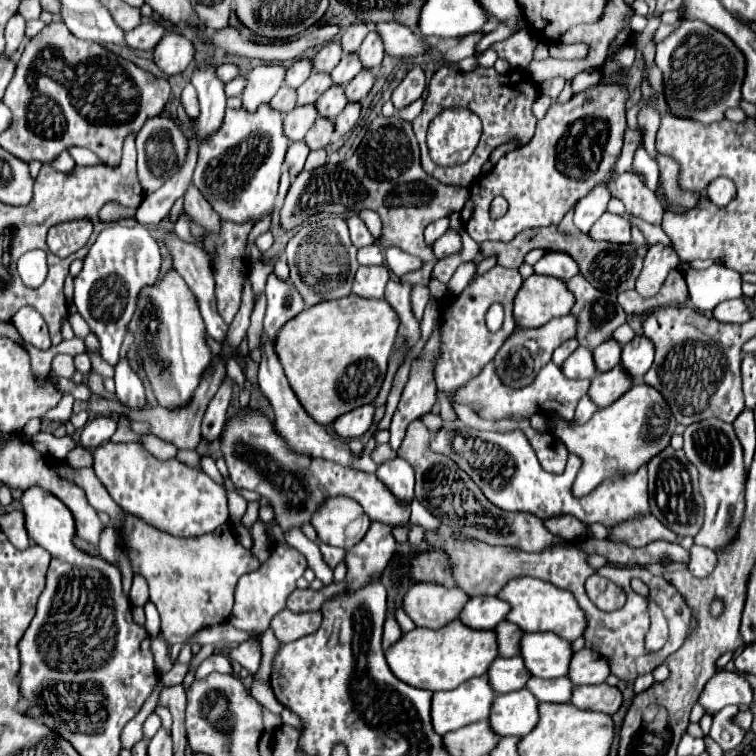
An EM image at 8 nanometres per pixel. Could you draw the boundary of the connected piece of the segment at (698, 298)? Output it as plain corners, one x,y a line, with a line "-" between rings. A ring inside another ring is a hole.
712,265
704,271
690,269
686,273
686,283
692,305
706,313
710,313
722,301
742,297
740,273
728,267

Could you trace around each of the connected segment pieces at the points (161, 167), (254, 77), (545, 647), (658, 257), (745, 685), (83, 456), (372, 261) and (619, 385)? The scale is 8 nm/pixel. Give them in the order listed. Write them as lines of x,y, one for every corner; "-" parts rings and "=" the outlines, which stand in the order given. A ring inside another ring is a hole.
154,117
144,123
144,127
136,133
136,149
138,149
138,179
144,193
154,193
160,185
164,185
186,161
190,137
168,117
=
256,65
248,75
248,83
242,93
244,109
256,111
260,103
268,103
284,83
284,77
286,69
282,65
=
538,631
524,635
520,643
520,655
528,671
542,679
554,679
568,675
572,645
552,631
=
660,243
652,245
644,257
644,269
638,279
638,293
644,297
654,297
666,281
668,273
678,267
678,263
680,259
672,247
=
722,669
706,683
698,701
704,705
706,713
714,715
726,705
750,705
752,695
752,685
742,675
=
80,445
80,447
74,447
74,451
70,451
66,455
66,461
72,467
90,467
92,465
92,453
=
378,243
358,249
358,263
360,265
380,265
382,261
384,261
384,255
382,255
=
616,365
606,373
598,373
596,379
592,379
588,393
592,401
602,409
612,405
616,399
620,399
632,385
634,379
628,377
628,371
622,365

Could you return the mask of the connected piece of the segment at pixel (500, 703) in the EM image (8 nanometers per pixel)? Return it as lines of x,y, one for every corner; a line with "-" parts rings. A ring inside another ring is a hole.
526,689
508,695
498,695
496,703
492,703
490,725
502,737
506,735
524,737
536,727
538,721
540,721
538,699

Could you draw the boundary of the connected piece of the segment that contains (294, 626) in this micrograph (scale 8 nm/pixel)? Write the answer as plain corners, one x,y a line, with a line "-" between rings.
284,609
272,619
270,629
274,631
274,635
280,643
288,643
288,641
296,641
304,635
310,635
316,627
320,627
320,621
322,621
320,611
292,613
290,609

